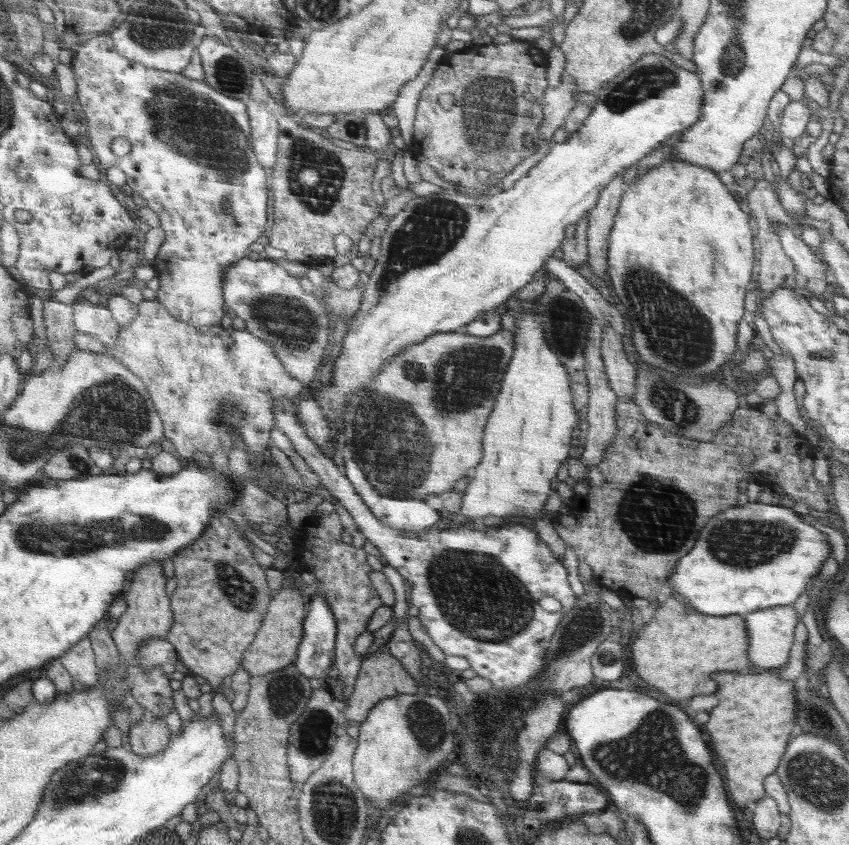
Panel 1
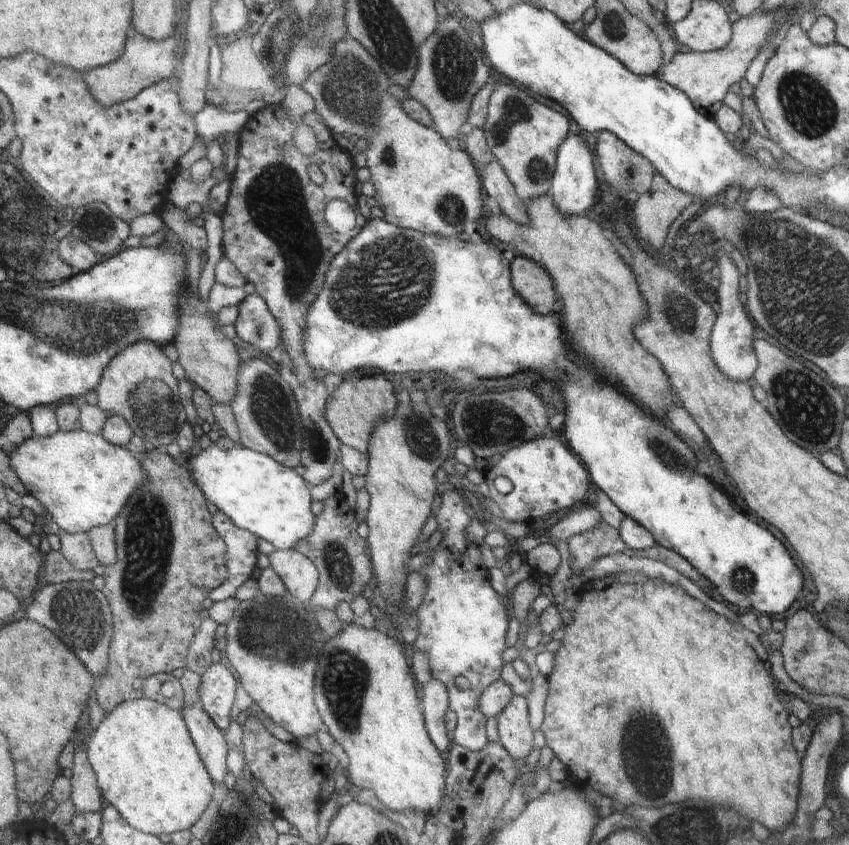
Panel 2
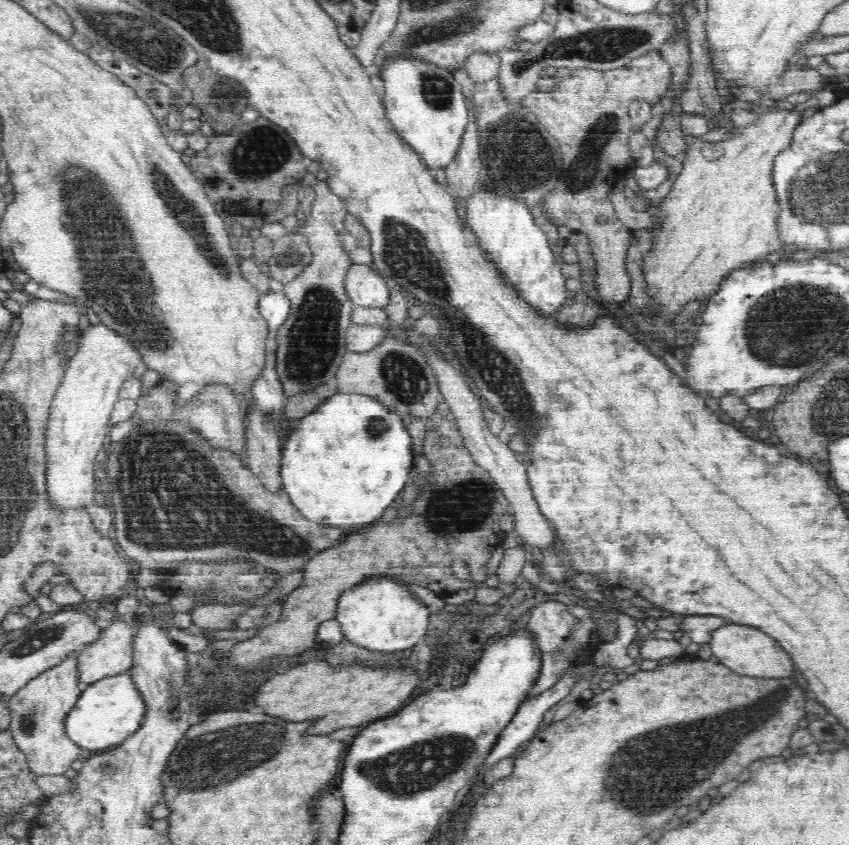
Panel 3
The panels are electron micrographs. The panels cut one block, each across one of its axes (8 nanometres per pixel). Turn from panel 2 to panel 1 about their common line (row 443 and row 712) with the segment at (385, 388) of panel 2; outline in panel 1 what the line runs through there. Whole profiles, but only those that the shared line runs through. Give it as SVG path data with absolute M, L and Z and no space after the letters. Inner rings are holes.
M378 651L362 660L362 668L354 681L354 689L348 697L348 705L342 710L344 719L354 724L361 724L367 717L367 713L370 713L380 701L398 696L398 694L416 694L416 682L412 680L409 672L402 670L398 658Z

